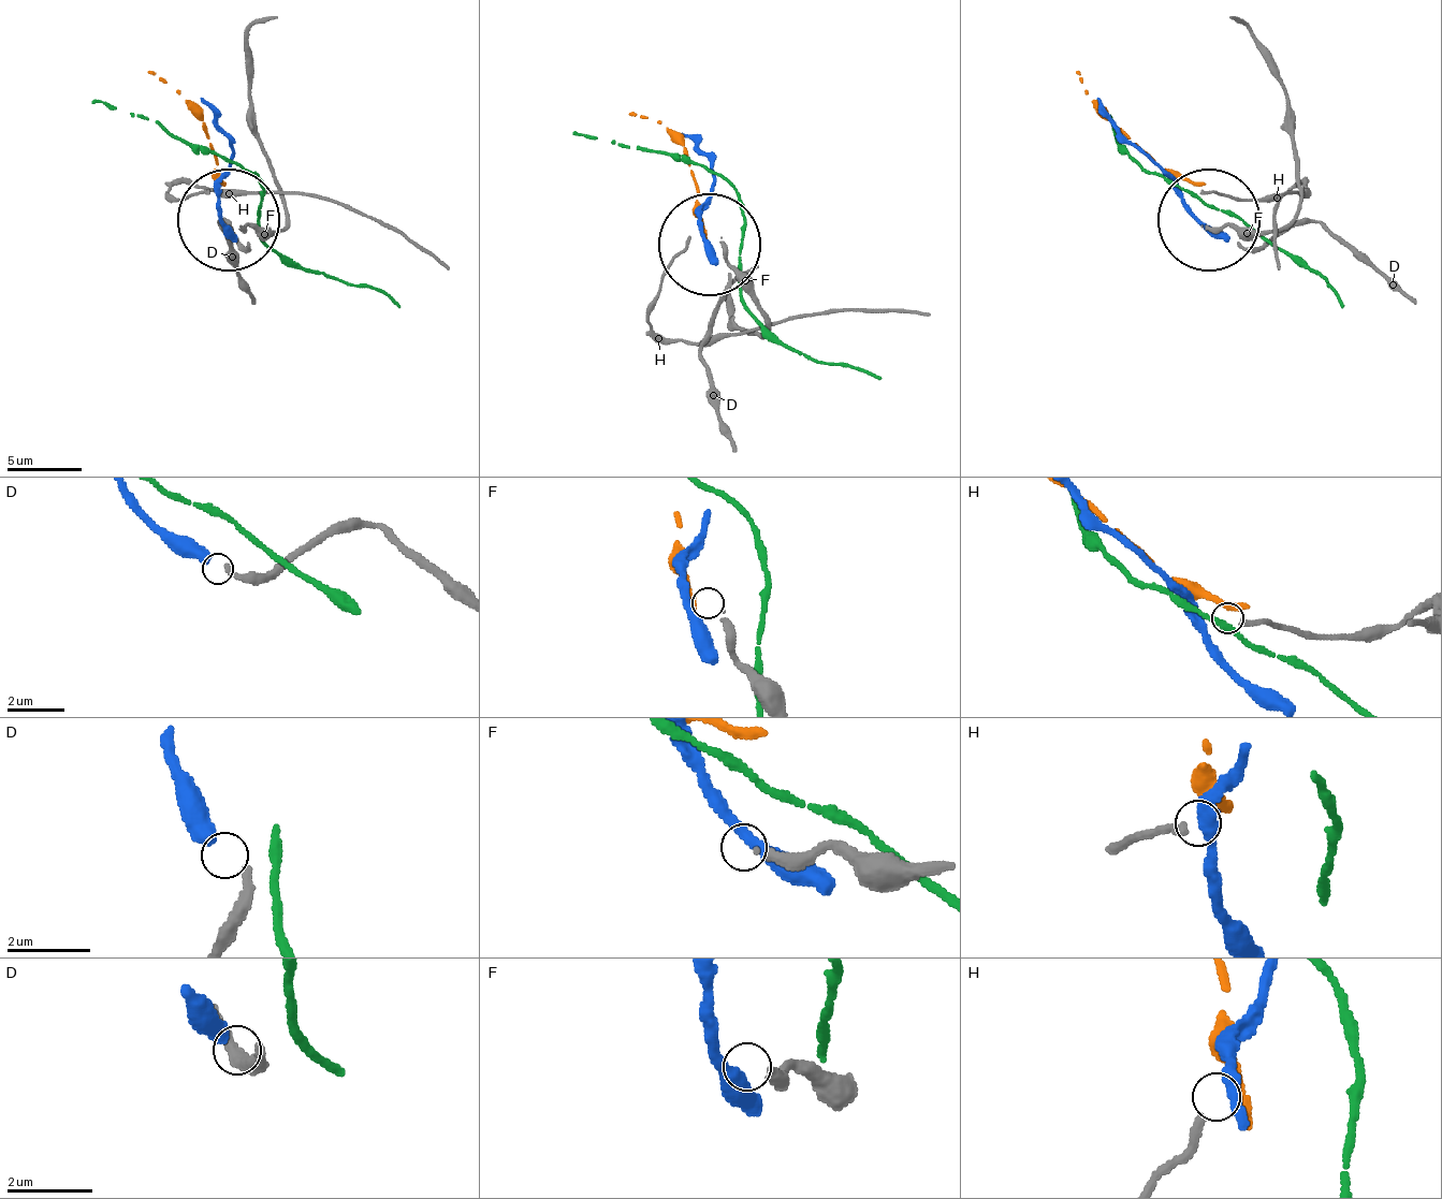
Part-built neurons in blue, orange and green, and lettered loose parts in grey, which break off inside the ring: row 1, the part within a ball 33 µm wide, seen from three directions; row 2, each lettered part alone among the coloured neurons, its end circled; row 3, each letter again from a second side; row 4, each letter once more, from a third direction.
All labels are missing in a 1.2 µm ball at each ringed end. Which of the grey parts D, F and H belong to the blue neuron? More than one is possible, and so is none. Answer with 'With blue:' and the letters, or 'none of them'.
With blue: D

